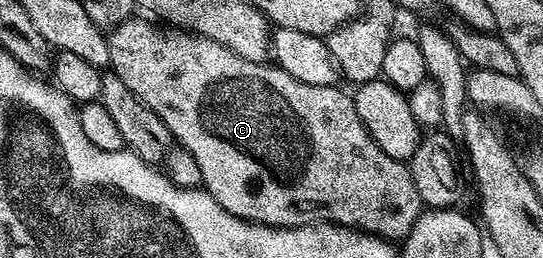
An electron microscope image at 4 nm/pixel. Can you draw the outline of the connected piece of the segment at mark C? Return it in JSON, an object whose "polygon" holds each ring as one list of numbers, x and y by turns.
{"polygon":[[134,16,127,22,120,25,109,38,109,56,111,57,110,69,169,128,172,139,182,149,197,160,197,168,201,168,202,189,225,208,233,216,237,216,246,222,256,222,262,226,313,226,316,224,330,224,333,226,347,226,351,230,362,230,365,234,373,234,376,238,386,238,388,240,402,240,407,237,408,232,413,228,413,224,419,215,423,213,425,207,421,196,417,196,417,184,413,184,413,176,407,162,393,160,393,156,385,156,381,148,369,136,365,124,361,124,361,116,357,116,355,99,350,93,339,90,338,85,318,86,317,84,305,84,299,82,289,72,279,69,274,64,267,62,254,62,245,60,237,52,233,52,228,46,222,46,214,38,196,36,189,38,177,34,162,34,155,26,150,26,145,19]]}

